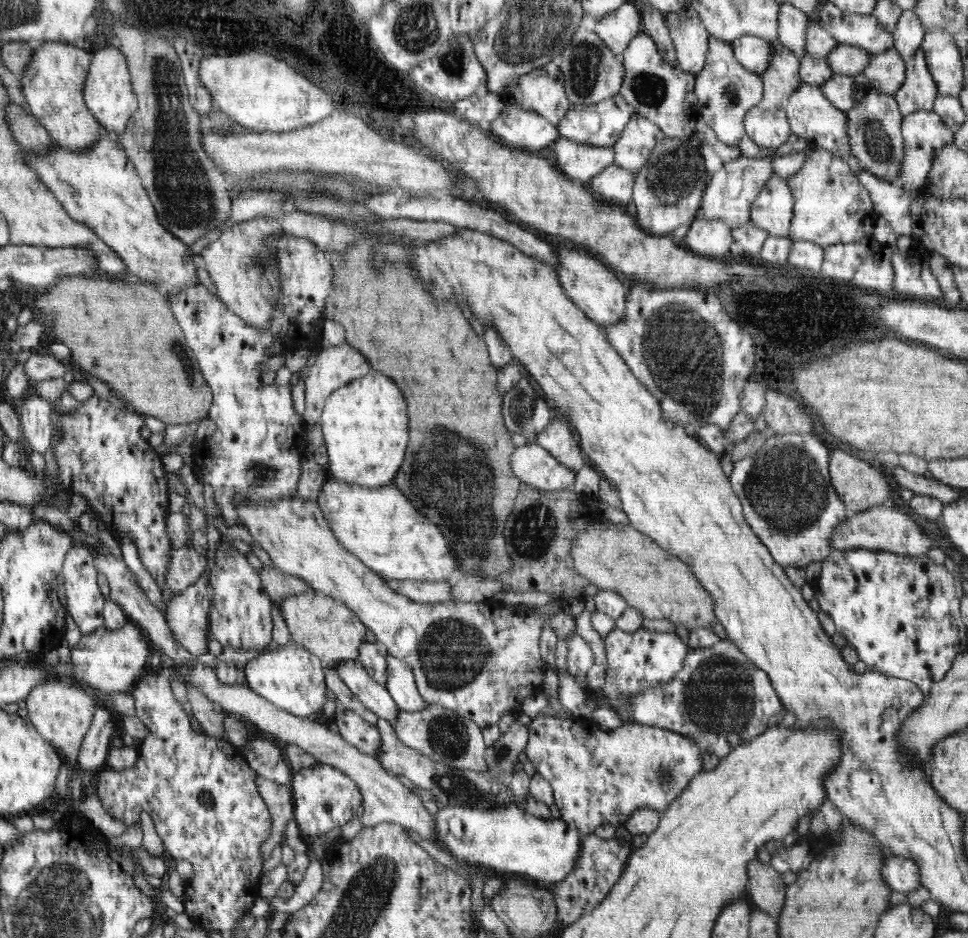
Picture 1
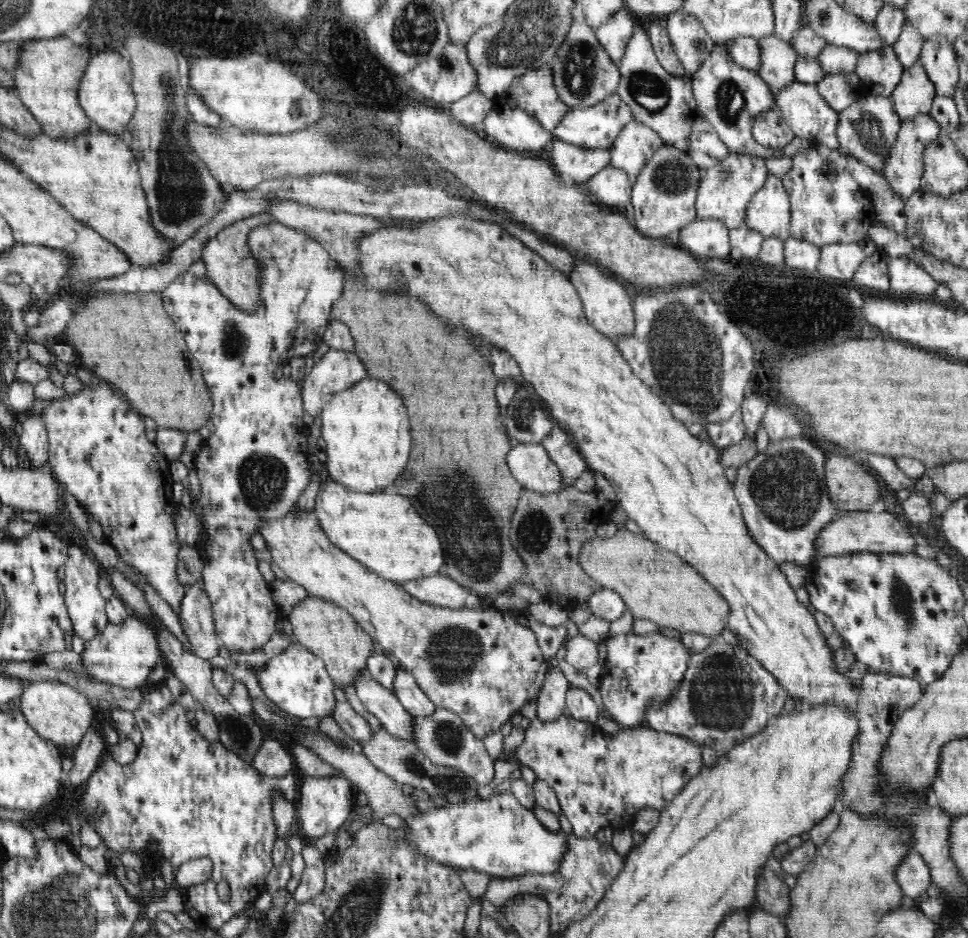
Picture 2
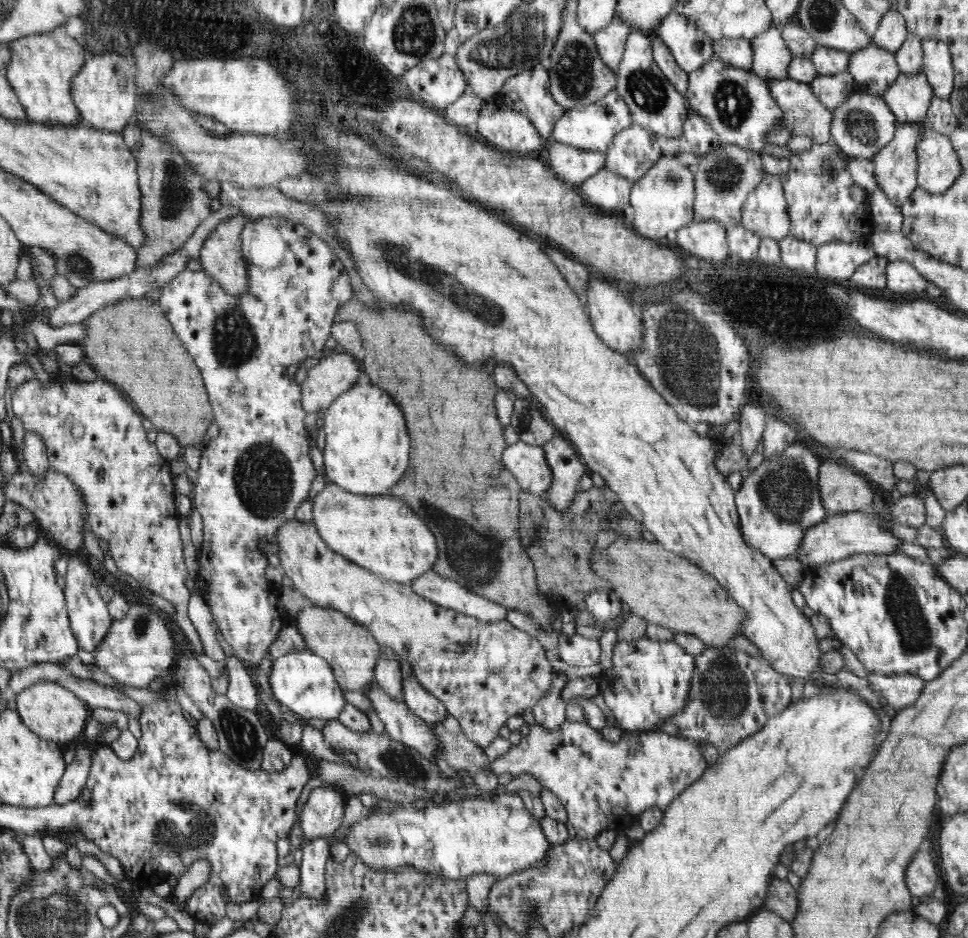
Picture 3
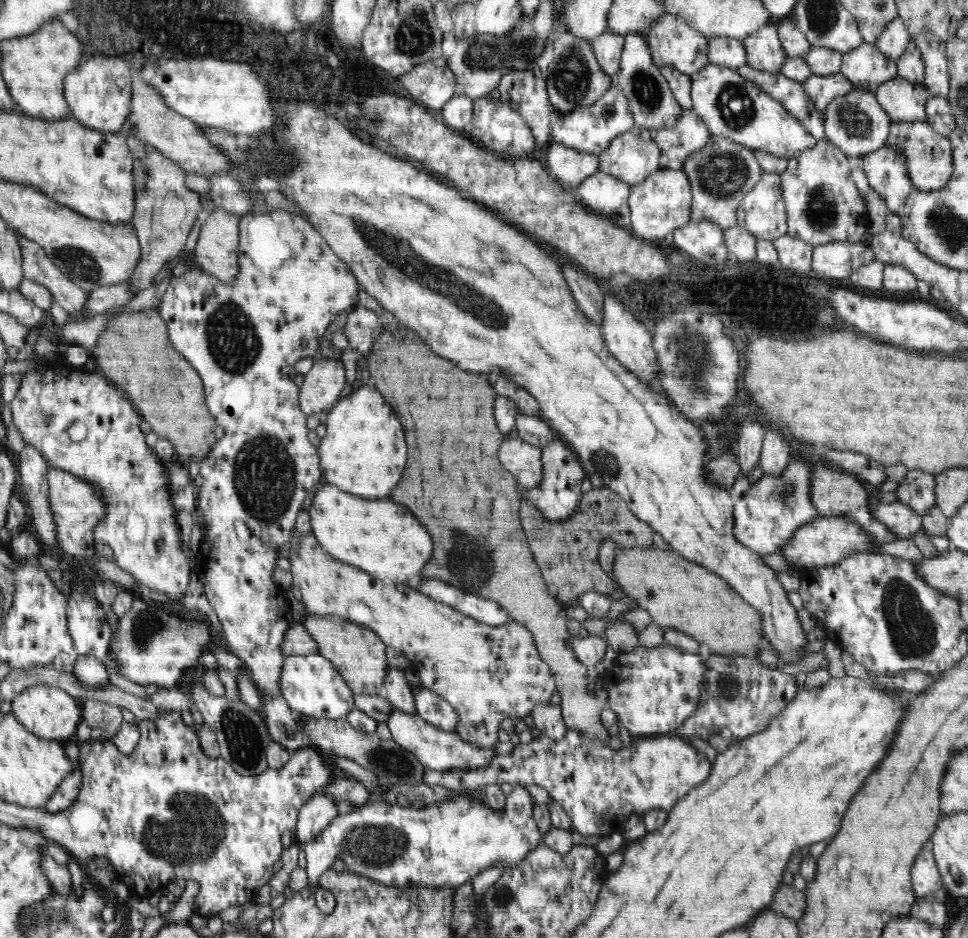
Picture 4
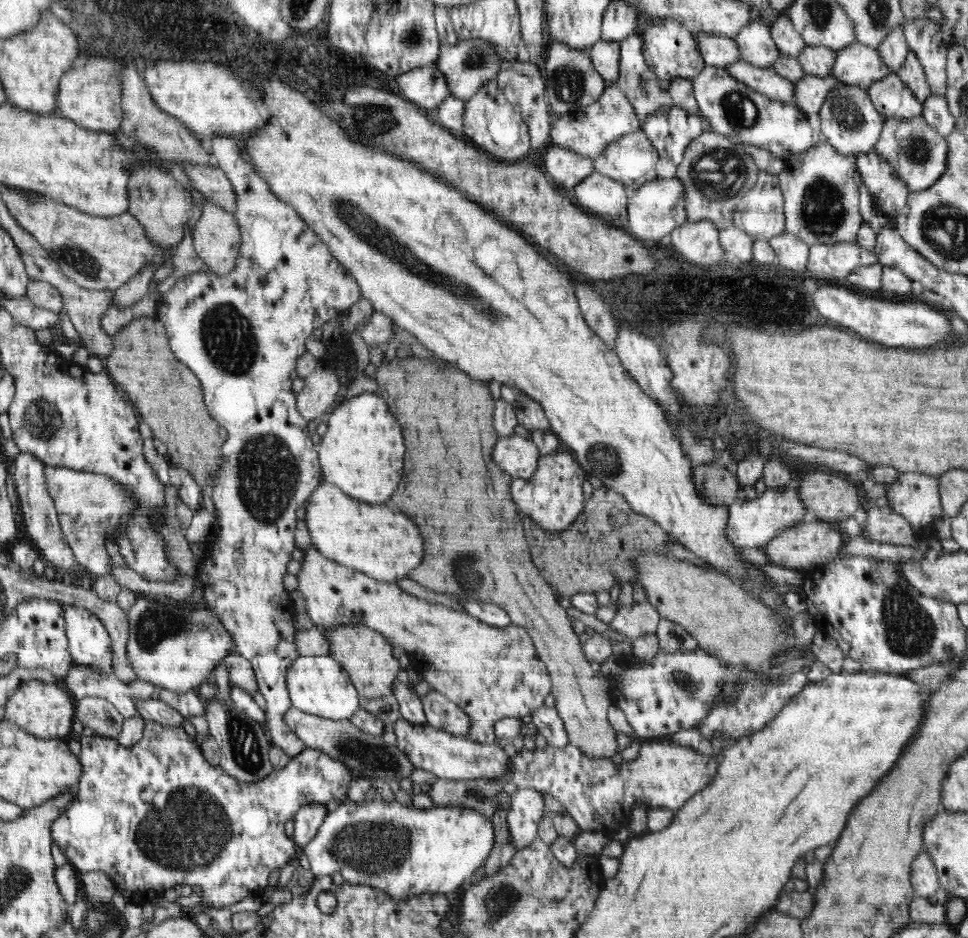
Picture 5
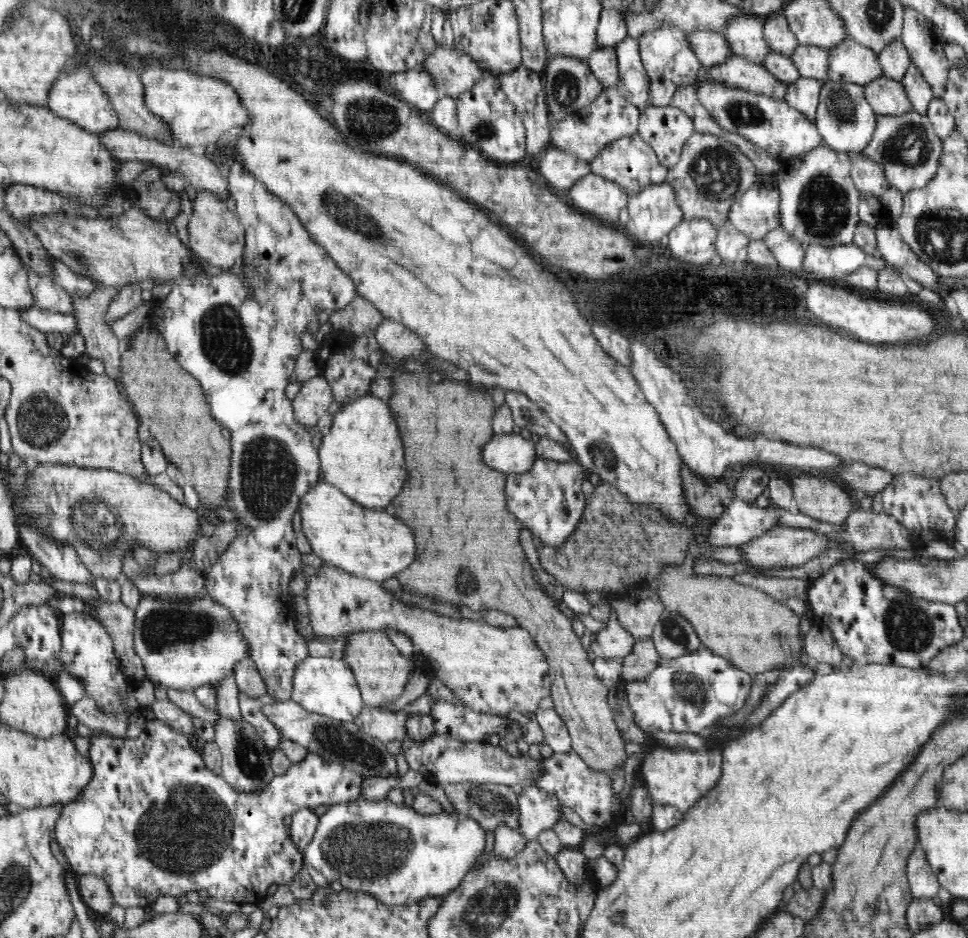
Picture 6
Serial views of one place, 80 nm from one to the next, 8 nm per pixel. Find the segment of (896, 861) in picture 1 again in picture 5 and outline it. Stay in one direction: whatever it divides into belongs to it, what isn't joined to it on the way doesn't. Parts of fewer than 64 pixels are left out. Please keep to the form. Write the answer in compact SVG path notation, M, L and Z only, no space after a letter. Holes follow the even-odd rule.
M924 848L914 858L911 865L911 886L915 897L936 895L940 885L937 869L933 865L932 856Z

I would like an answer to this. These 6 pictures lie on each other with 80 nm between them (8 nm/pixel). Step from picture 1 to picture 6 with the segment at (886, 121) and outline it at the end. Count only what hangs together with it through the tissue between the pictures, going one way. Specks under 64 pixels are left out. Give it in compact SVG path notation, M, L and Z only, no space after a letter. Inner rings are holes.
M829 79L824 81L818 96L814 123L823 143L830 148L851 155L860 153L872 138L875 124L875 112L865 97L864 86Z

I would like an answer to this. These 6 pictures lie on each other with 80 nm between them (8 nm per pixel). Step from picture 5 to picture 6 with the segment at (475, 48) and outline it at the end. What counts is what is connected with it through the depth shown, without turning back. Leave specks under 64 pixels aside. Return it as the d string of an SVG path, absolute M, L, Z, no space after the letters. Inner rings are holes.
M437 46L432 54L423 59L419 68L424 68L424 72L432 77L432 82L441 96L455 99L486 73L460 50Z

